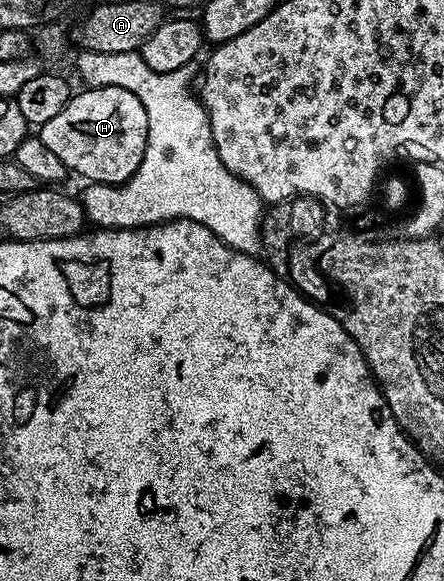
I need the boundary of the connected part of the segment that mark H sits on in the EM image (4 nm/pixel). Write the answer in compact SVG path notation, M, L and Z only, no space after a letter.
M89 87L75 92L69 103L56 115L40 127L40 136L48 151L64 163L71 174L79 173L90 183L99 185L123 185L140 159L144 159L144 147L148 143L148 115L146 105L140 103L132 91L120 87Z

